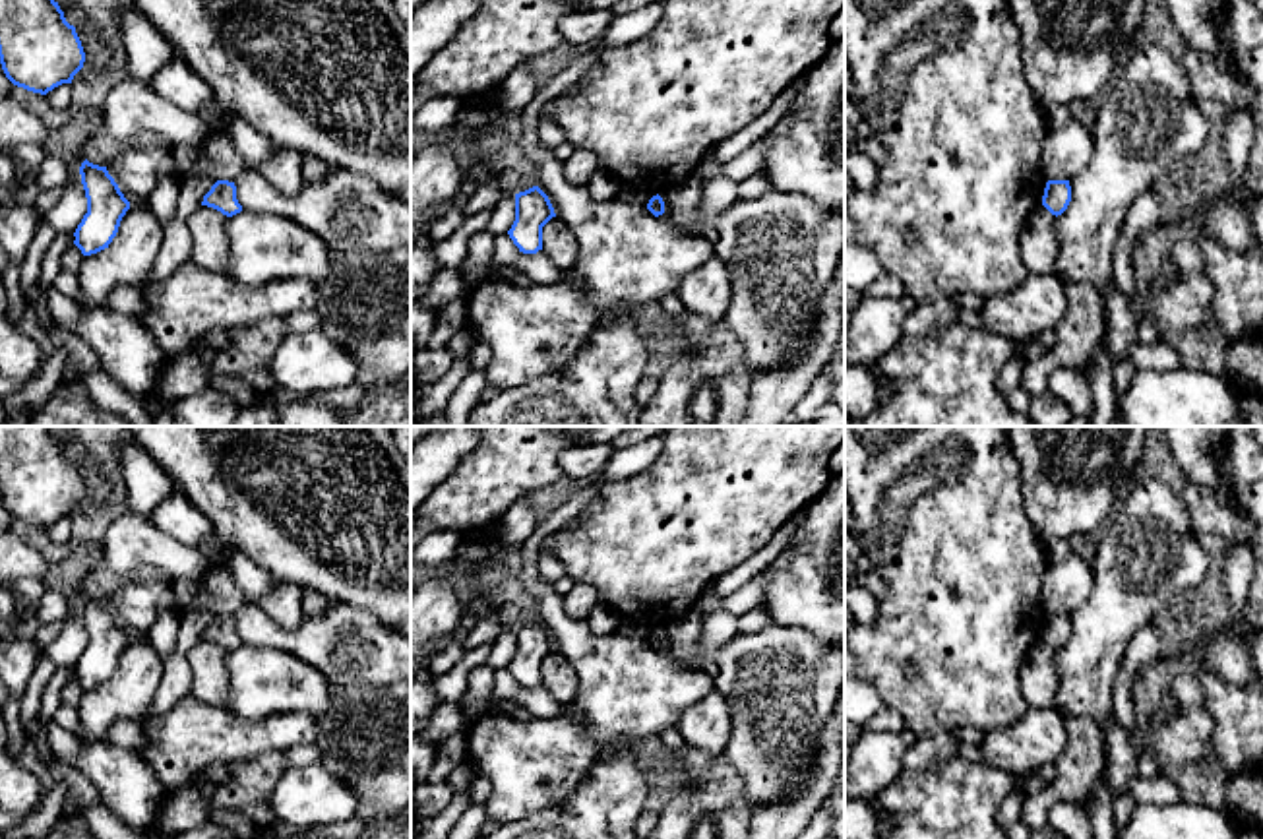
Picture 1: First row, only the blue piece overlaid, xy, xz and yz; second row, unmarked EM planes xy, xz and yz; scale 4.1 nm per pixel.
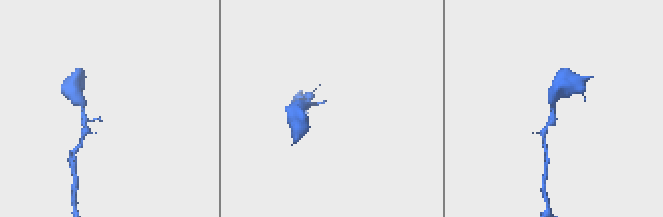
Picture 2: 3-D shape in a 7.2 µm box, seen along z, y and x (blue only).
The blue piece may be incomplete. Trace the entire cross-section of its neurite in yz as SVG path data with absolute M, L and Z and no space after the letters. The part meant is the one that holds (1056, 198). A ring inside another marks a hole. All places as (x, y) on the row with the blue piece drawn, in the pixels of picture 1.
M1048 180L1042 196L1042 205L1052 215L1062 215L1071 202L1071 186L1069 180Z

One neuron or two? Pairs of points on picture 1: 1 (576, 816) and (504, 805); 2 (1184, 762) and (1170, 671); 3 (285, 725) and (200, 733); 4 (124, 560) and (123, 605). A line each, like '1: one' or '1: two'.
1: two
2: one
3: one
4: two

